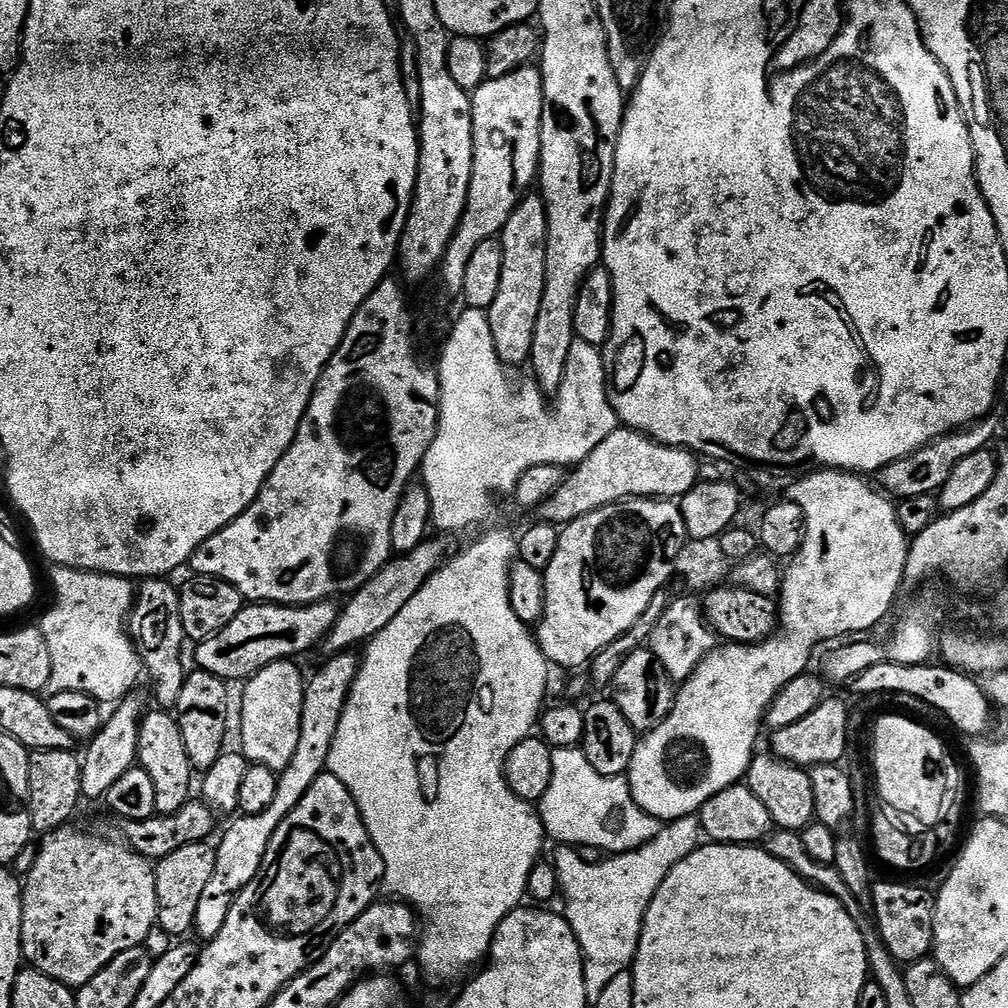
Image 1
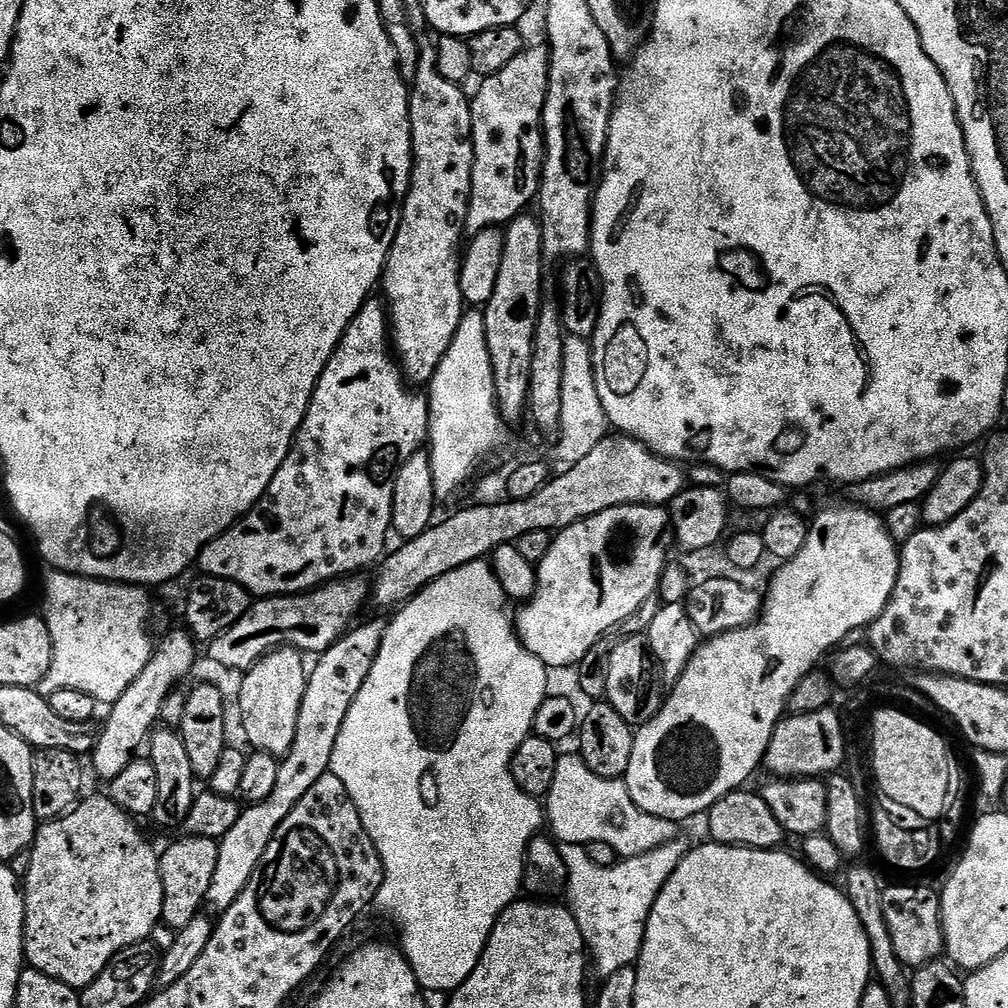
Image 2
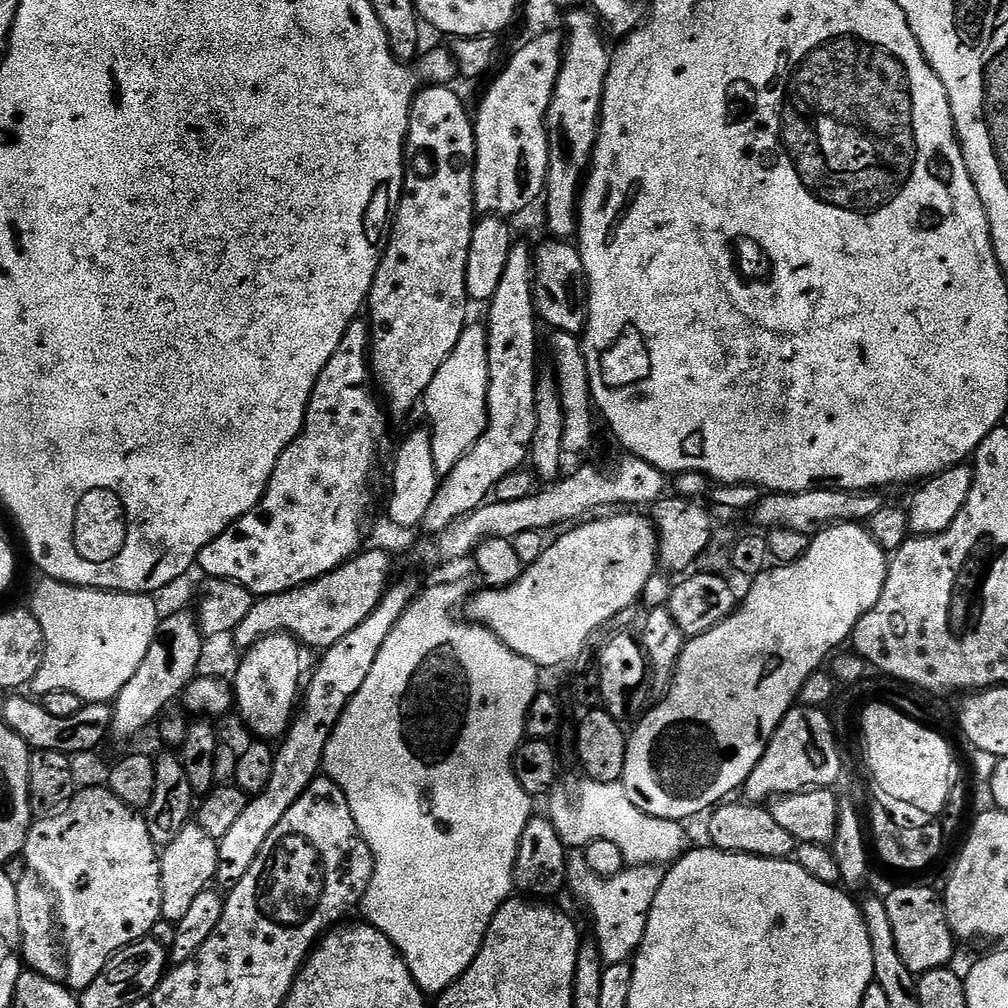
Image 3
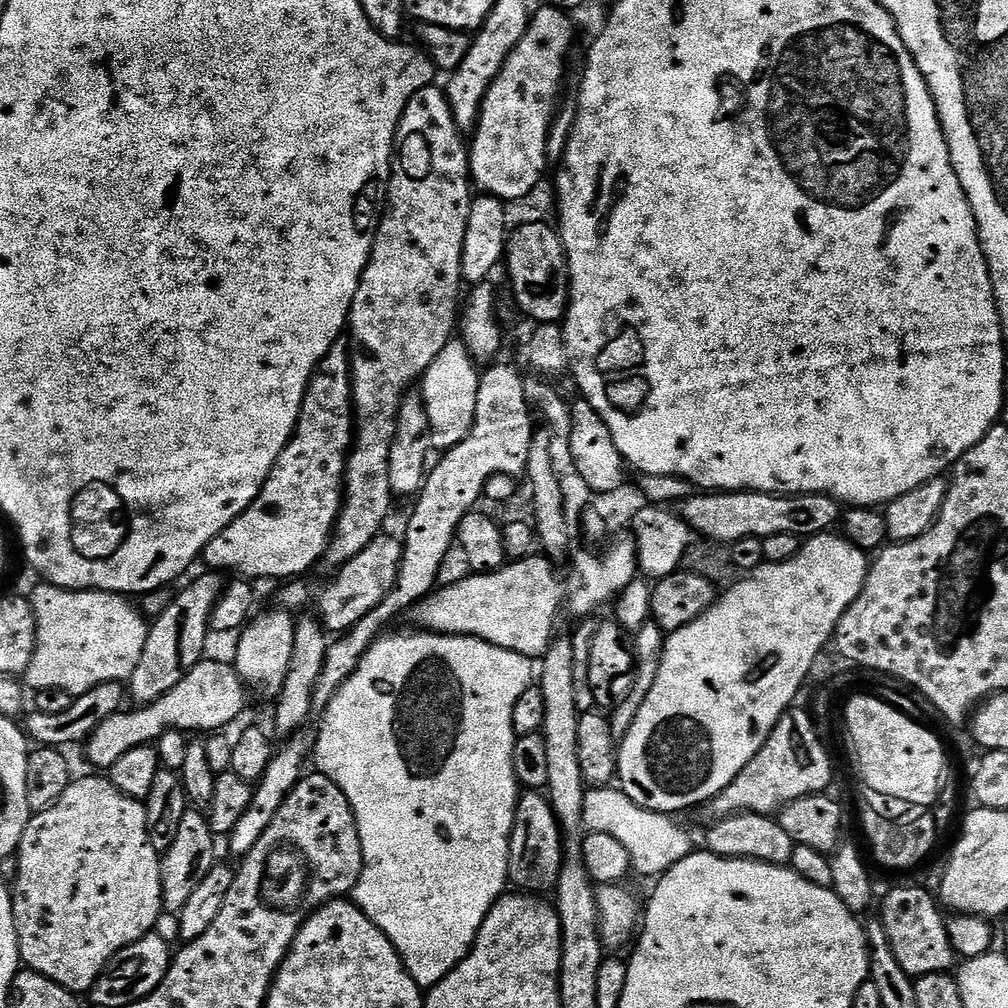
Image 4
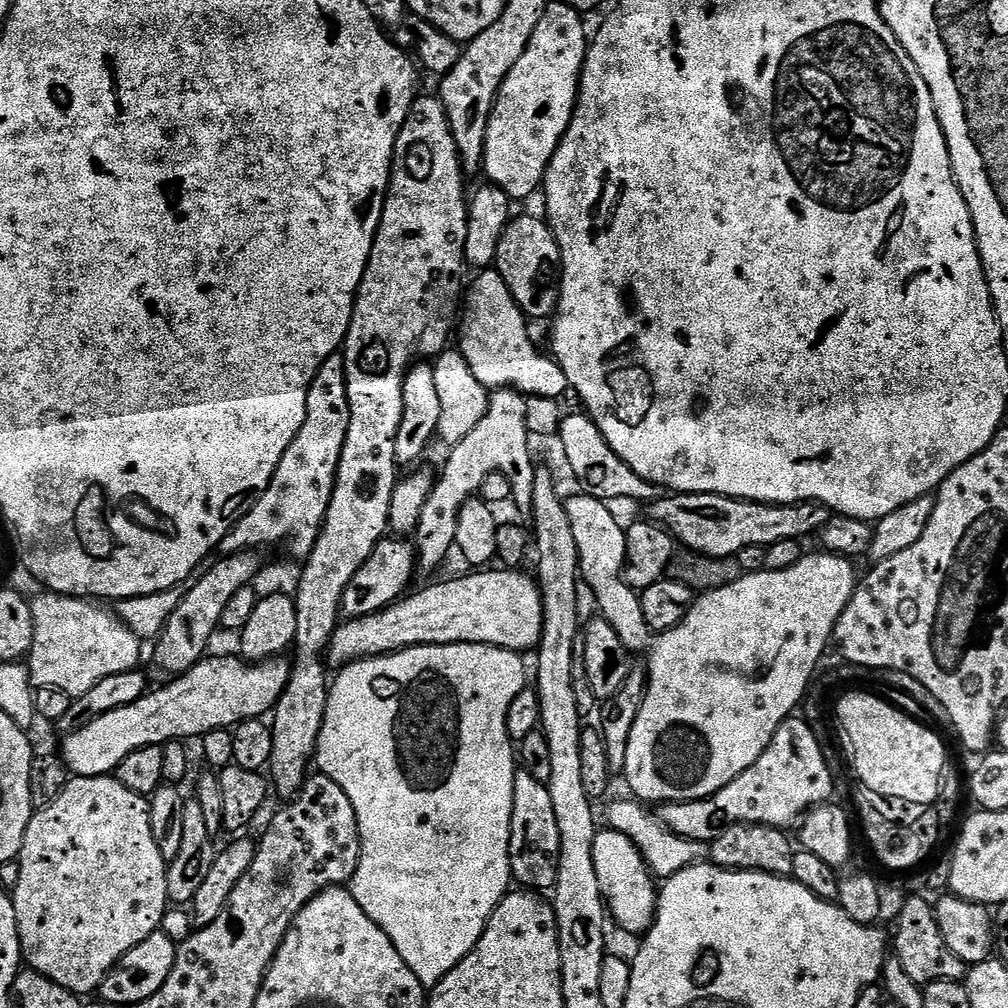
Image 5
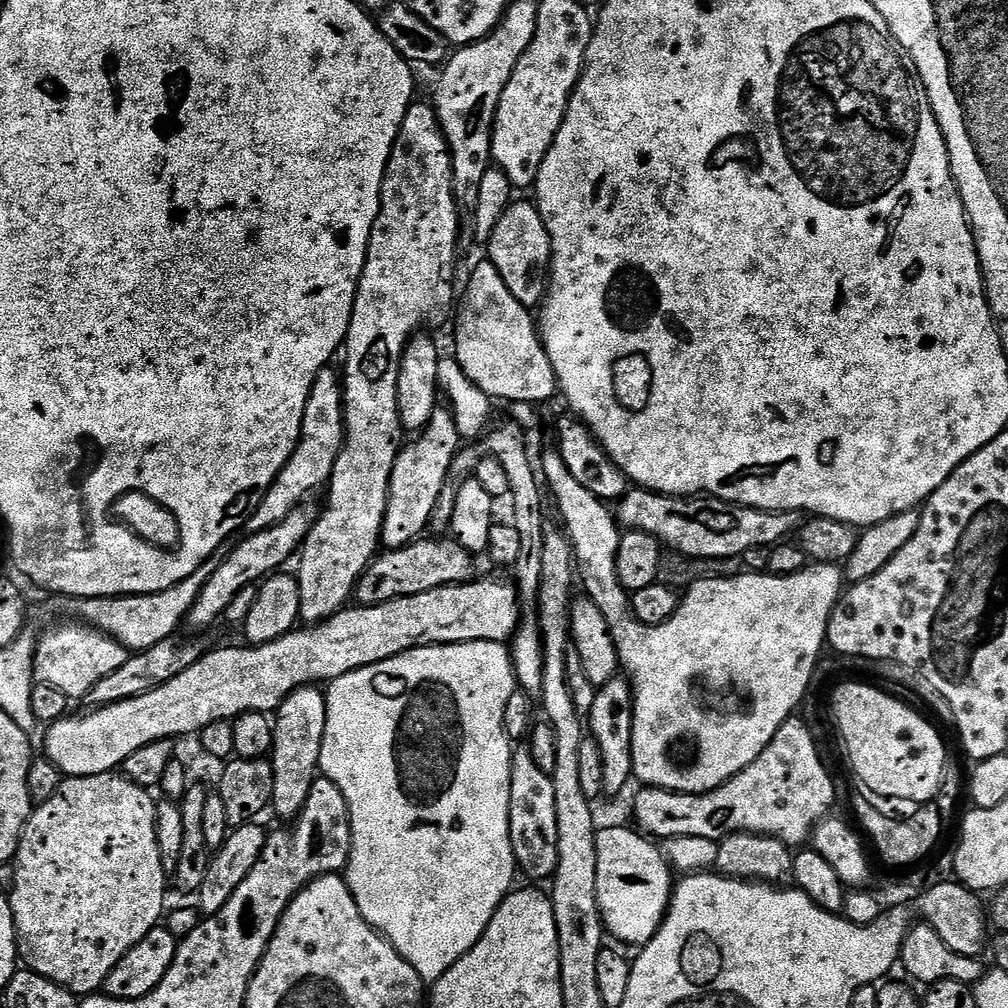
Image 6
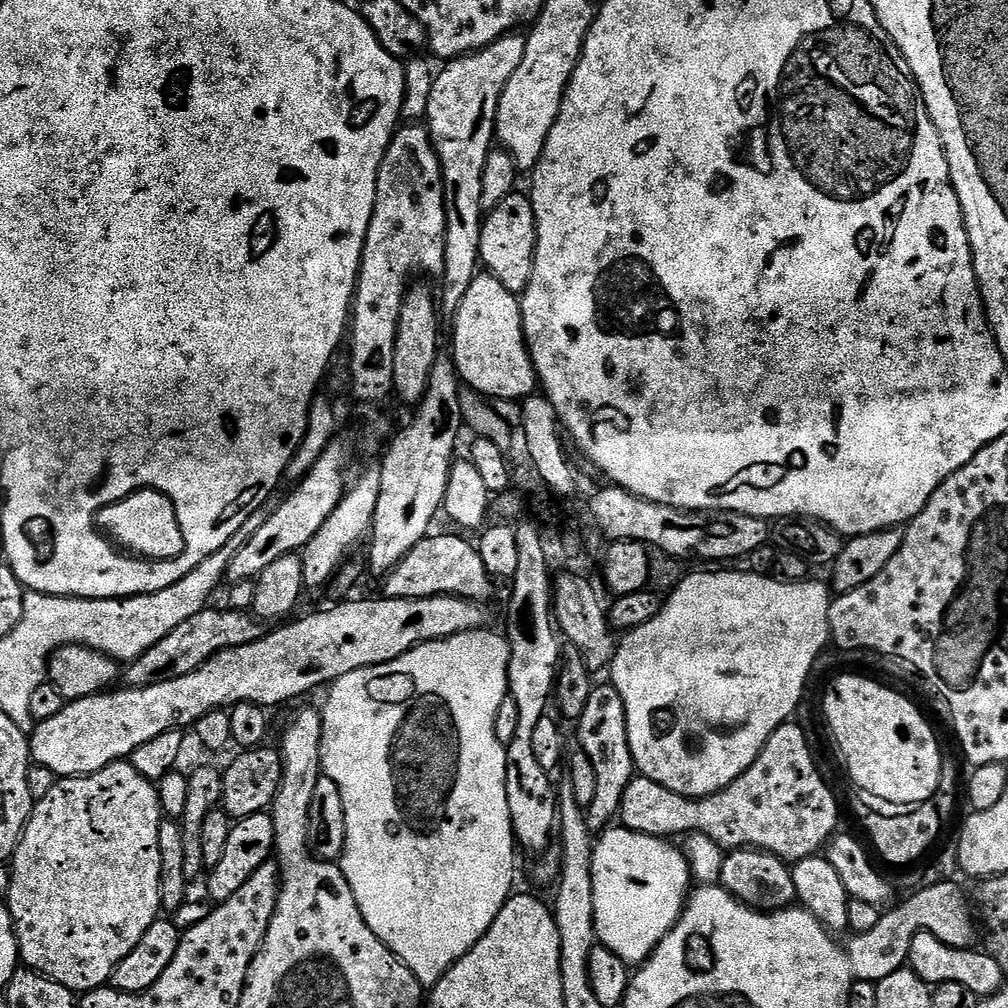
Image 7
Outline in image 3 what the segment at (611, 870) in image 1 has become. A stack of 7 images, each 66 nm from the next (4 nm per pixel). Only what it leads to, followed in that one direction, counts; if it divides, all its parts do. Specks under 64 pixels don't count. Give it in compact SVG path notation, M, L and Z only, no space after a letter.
M572 850L568 853L567 887L588 907L592 915L592 932L596 948L604 959L605 965L622 964L631 961L640 949L646 934L646 922L654 906L654 898L664 881L665 869L658 864L646 866L621 867L612 876L600 876L591 872L583 851Z

